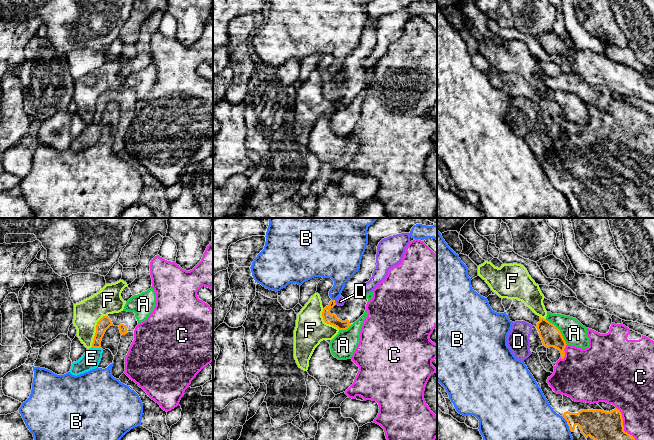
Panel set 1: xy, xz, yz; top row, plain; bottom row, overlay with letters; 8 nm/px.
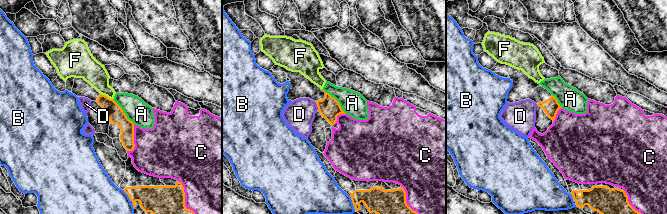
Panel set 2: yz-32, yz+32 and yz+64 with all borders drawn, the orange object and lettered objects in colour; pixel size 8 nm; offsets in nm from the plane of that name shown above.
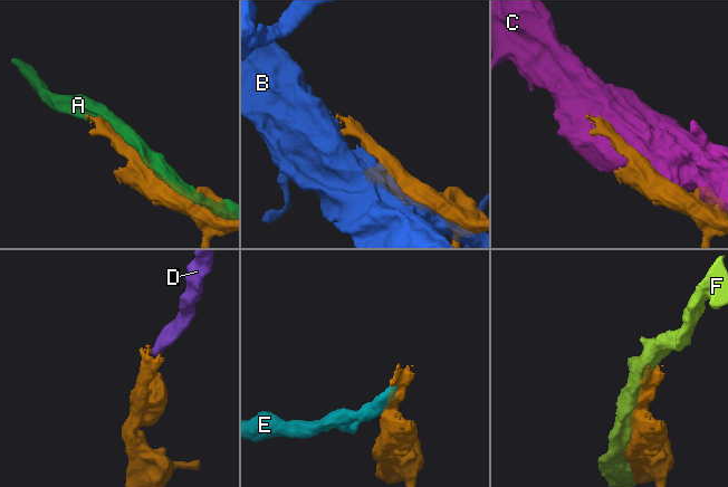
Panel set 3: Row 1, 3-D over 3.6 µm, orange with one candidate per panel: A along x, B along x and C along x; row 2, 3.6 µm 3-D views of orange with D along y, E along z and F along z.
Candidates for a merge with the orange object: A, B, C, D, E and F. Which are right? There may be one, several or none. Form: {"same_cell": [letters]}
{"same_cell": []}

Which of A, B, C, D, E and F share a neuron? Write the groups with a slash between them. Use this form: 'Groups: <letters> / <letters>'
Groups: A / B / C / D E / F

